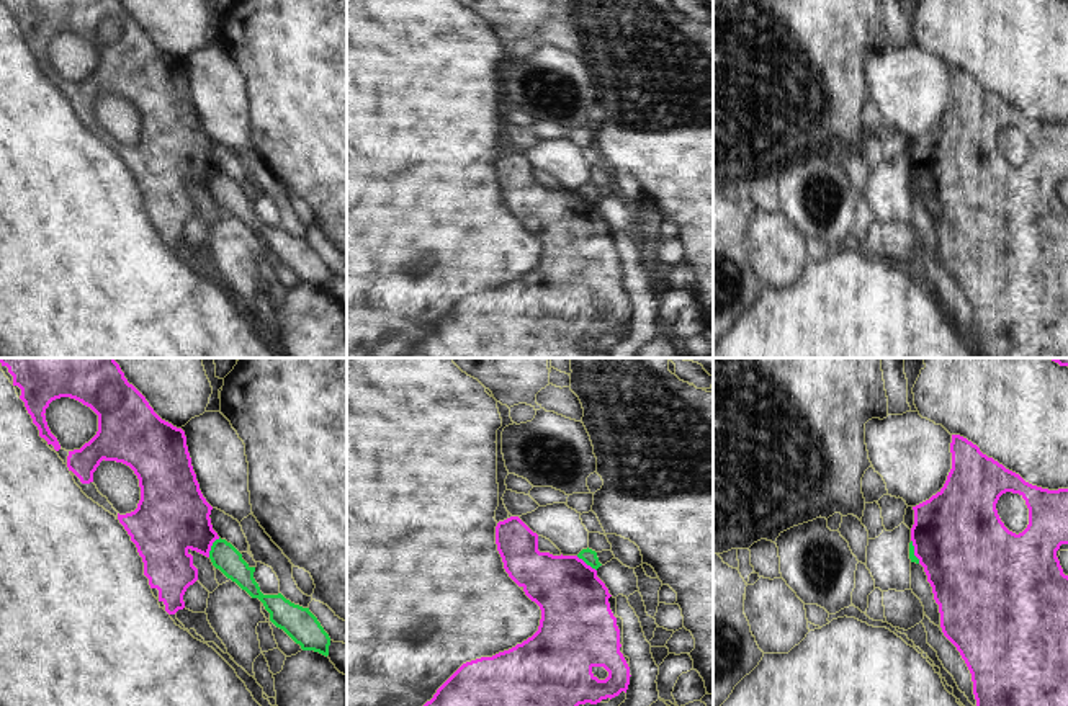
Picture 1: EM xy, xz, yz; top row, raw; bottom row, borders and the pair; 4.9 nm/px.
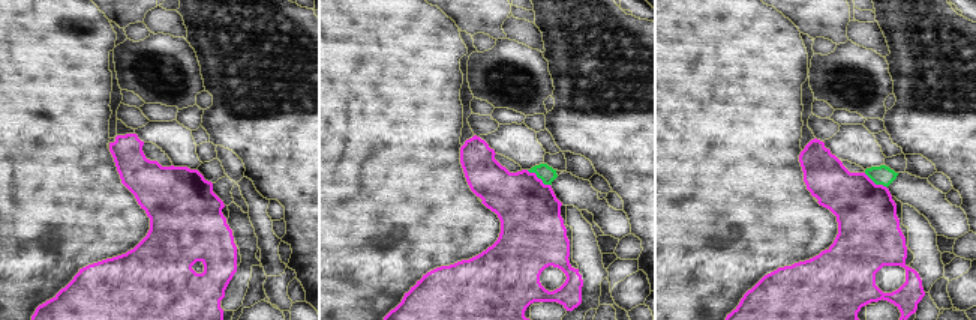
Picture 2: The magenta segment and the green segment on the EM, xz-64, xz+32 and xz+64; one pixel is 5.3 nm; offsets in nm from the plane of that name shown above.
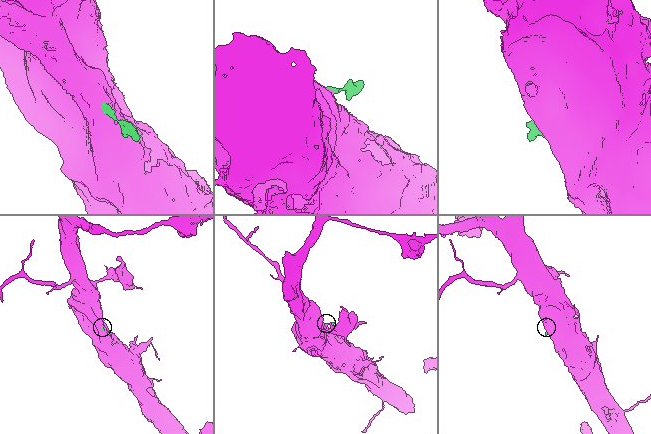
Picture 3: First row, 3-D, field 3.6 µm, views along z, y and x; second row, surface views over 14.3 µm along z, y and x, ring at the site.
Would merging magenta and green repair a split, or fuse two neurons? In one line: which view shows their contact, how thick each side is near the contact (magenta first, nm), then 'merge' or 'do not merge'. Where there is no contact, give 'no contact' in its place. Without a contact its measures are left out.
meets magenta in xy; 360 nm thick on the magenta side, 140 nm on the other; do not merge

